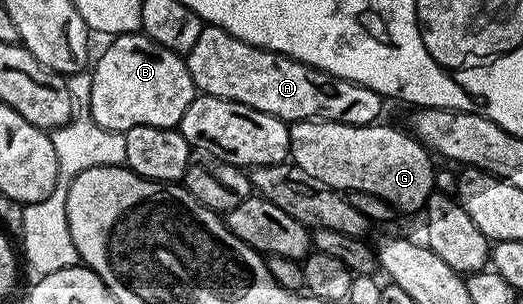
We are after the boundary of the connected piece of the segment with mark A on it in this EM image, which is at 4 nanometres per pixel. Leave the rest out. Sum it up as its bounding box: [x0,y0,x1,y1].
[185,24,385,125]

